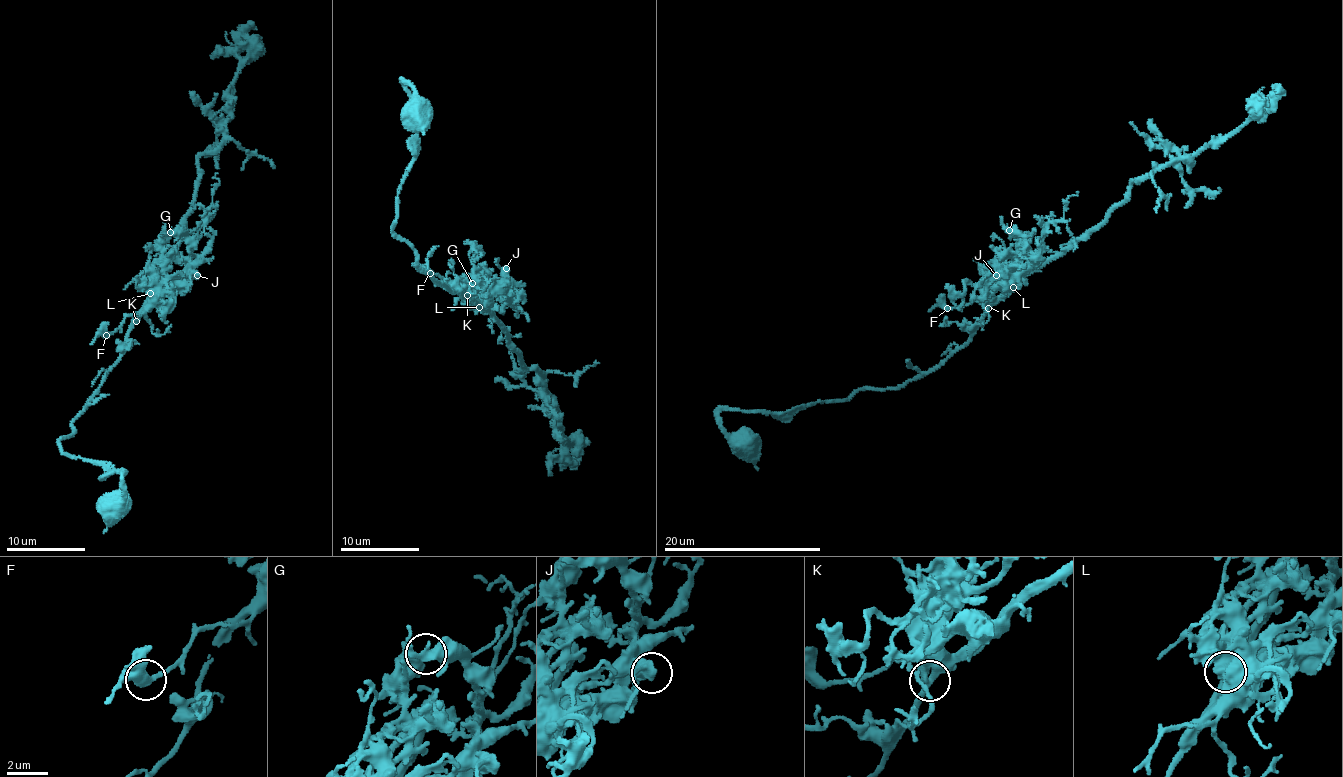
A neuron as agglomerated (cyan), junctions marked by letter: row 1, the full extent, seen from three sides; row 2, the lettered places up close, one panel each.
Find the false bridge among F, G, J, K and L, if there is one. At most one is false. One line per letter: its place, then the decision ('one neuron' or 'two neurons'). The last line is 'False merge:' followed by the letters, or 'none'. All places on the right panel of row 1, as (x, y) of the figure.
F: at (947, 308); one neuron
G: at (1009, 230); one neuron
J: at (996, 275); one neuron
K: at (988, 308); one neuron
L: at (1013, 287); one neuron
False merge: none

